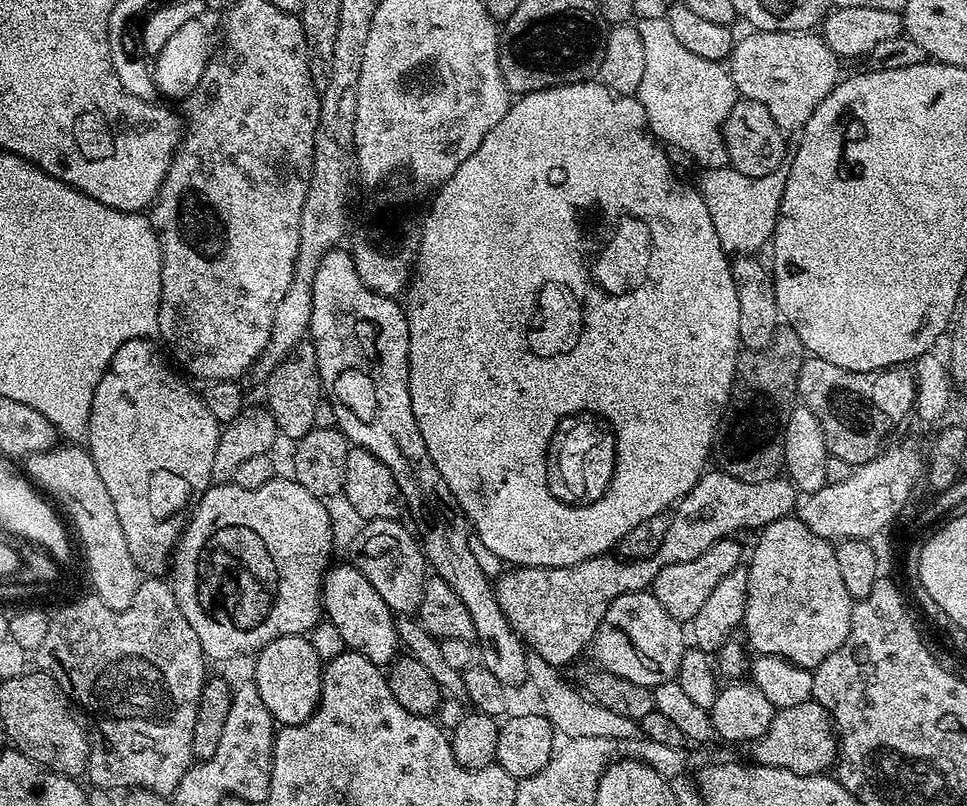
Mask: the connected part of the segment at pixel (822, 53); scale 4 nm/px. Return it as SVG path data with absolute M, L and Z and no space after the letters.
M814 32L749 33L733 43L728 55L728 69L737 93L743 99L762 102L782 130L802 128L839 81L837 57L823 37Z

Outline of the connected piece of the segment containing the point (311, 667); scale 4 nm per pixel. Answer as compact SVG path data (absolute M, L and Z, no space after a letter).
M304 634L283 636L260 649L255 660L254 683L258 686L258 694L262 694L262 702L266 702L273 721L280 726L306 723L320 703L324 682L324 668L318 654L314 654L311 639Z

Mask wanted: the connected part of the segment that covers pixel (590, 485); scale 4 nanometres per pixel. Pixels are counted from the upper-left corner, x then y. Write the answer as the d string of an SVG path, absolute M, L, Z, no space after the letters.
M579 408L571 416L560 412L548 440L544 440L544 489L549 498L558 498L571 508L592 504L604 497L616 465L616 436L592 408Z

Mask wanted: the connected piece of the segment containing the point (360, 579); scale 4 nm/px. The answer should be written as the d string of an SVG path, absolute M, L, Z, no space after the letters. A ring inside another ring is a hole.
M356 566L335 568L325 575L322 589L322 608L327 623L338 626L345 649L362 654L375 664L391 665L401 651L400 636L396 633L397 617Z

